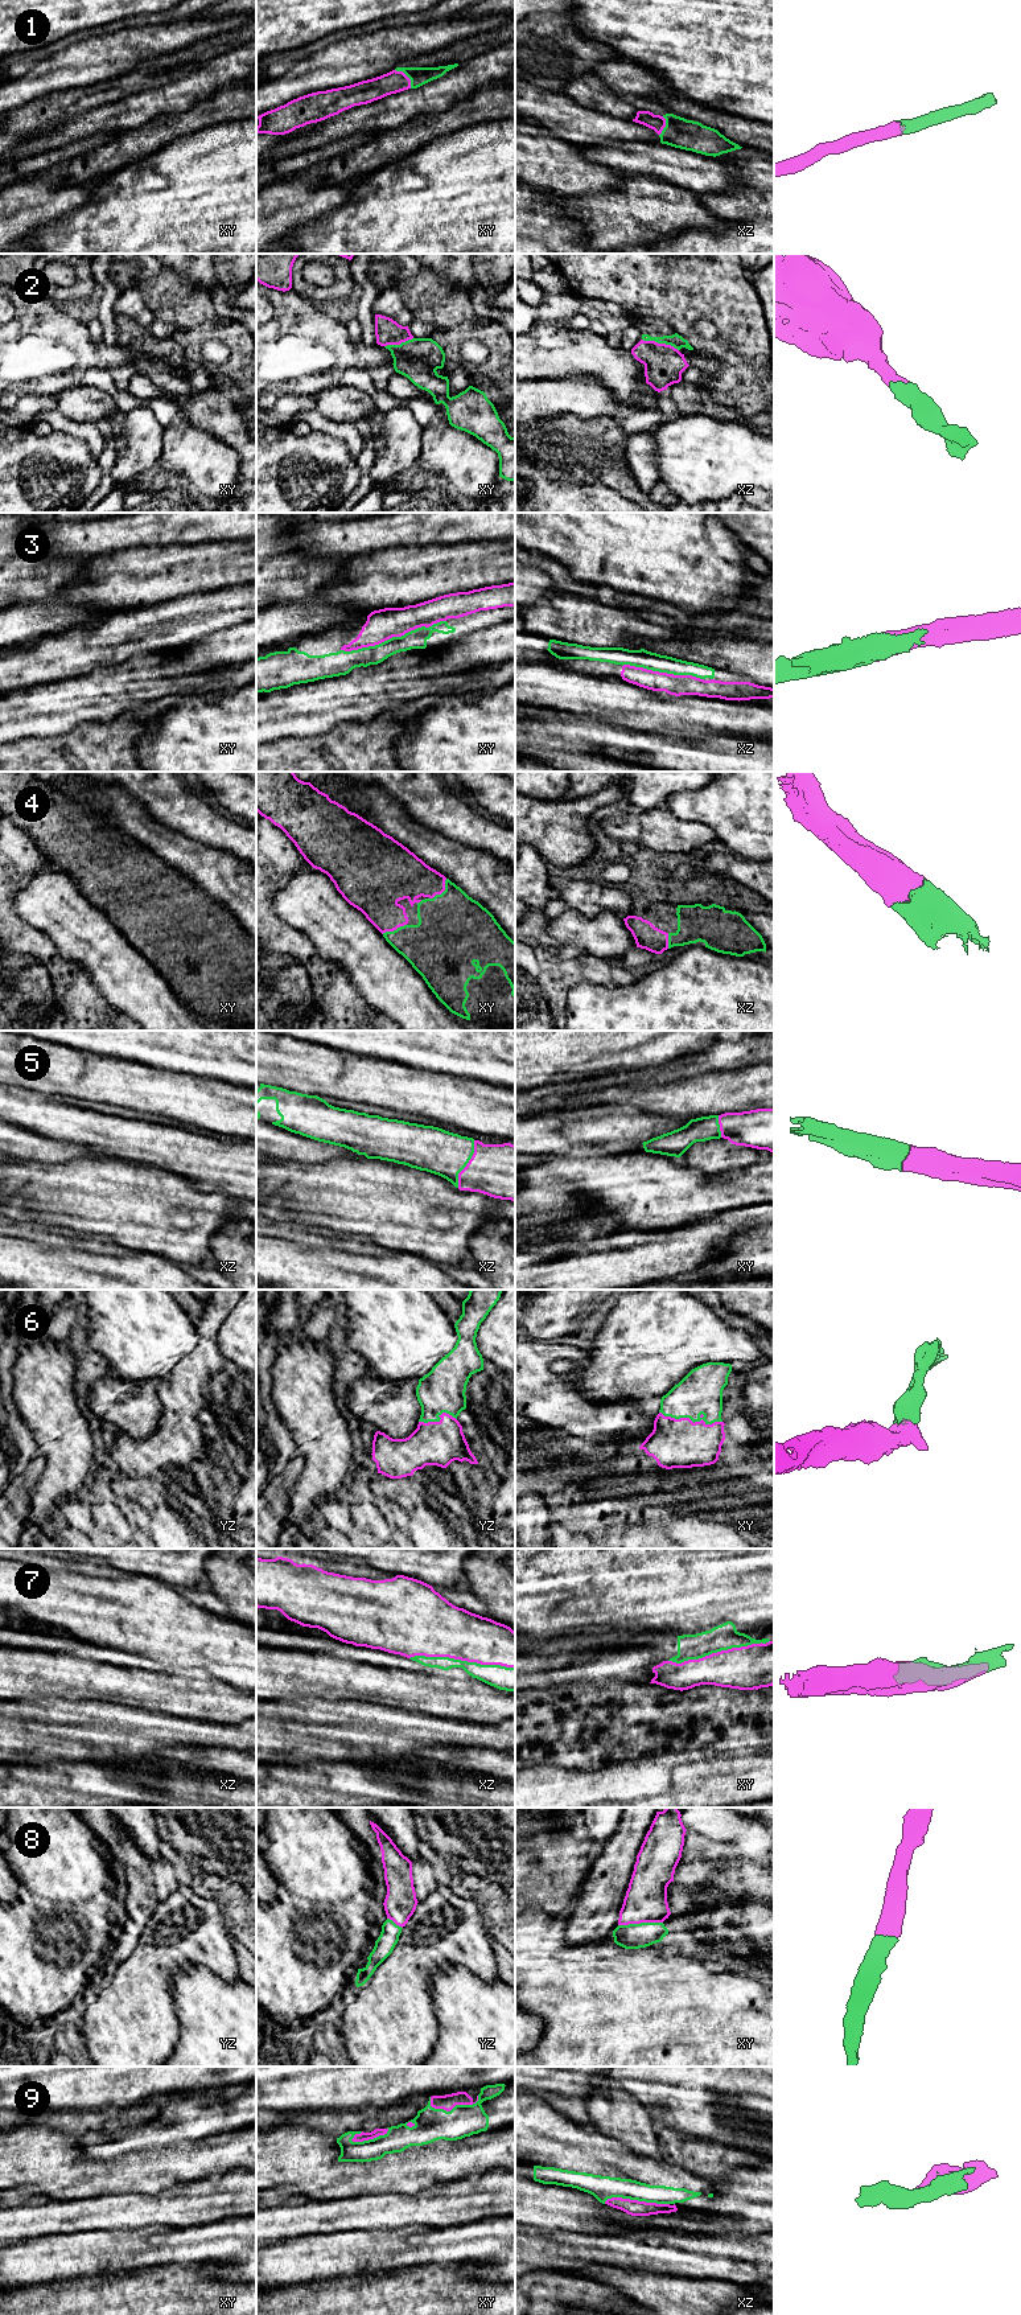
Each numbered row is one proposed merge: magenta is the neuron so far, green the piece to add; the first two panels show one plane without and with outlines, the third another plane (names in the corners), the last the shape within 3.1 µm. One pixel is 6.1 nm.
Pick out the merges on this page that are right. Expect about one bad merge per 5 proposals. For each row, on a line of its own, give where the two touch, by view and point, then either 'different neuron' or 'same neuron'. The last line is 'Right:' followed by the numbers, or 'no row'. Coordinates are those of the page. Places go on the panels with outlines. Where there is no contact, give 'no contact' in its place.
1: xy (407, 77) | same neuron
2: xz (661, 344) | same neuron
3: xy (392, 636) | same neuron
4: xy (441, 892) | same neuron
5: xz (466, 1164) | same neuron
6: xy (690, 1419) | same neuron
7: xz (462, 1660) | same neuron
8: xy (639, 1923) | same neuron
9: xz (637, 2200) | same neuron
Right: 1, 2, 3, 4, 5, 6, 7, 8, 9

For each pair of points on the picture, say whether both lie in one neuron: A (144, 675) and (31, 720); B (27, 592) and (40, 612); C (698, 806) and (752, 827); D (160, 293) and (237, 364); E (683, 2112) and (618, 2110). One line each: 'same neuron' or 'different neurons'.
A: same neuron
B: different neurons
C: same neuron
D: same neuron
E: different neurons

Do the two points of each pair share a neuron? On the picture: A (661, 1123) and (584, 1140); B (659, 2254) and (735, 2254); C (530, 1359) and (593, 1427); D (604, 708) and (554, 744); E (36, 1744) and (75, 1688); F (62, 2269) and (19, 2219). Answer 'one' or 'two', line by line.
A: one
B: one
C: one
D: two
E: two
F: two

